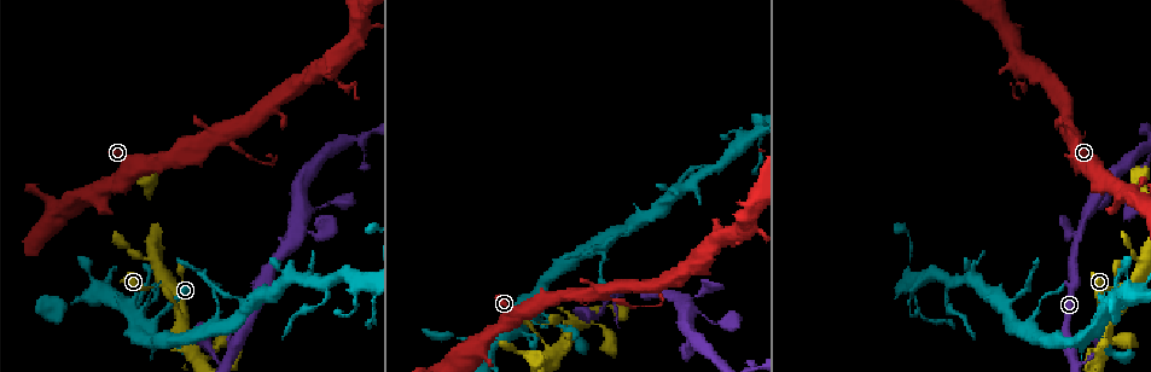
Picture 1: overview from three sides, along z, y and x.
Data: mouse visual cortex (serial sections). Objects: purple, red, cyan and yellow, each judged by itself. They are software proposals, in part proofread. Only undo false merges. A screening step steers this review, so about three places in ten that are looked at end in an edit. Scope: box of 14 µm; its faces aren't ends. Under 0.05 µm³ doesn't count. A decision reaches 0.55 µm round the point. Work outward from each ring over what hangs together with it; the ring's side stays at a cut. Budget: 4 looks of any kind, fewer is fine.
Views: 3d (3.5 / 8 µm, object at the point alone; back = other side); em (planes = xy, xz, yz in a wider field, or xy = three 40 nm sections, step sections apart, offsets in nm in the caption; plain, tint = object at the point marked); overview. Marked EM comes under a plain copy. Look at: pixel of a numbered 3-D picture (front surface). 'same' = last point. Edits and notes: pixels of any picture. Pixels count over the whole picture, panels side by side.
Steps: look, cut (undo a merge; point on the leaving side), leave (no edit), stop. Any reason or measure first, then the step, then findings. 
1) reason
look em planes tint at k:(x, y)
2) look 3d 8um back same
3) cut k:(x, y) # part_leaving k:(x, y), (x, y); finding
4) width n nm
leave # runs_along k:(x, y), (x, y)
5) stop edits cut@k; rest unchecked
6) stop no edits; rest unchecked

thin neck
look 3d 8um at 1:(632, 225)

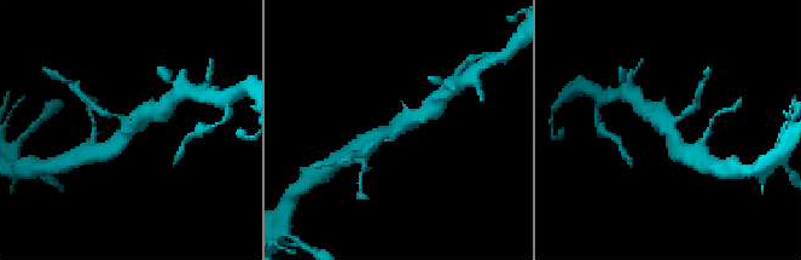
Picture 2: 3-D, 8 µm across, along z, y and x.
arms 3; arm_widths 150, 450, 450 nm; need the tissue
look em xy step 3 tint at 2:(400, 126)

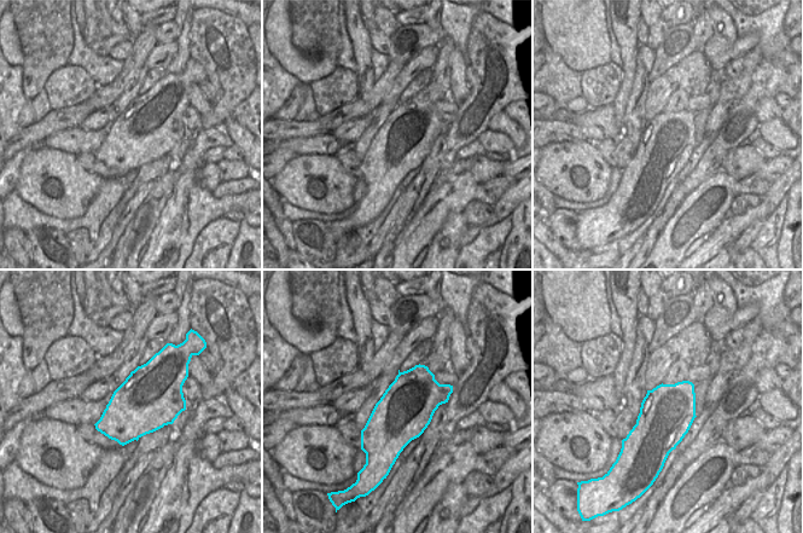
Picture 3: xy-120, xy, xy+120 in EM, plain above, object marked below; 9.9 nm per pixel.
leave # runs_along 2:(105, 151), (154, 111); continuous, no second cell

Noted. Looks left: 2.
side arm on a straight run
look 3d 3.5um at 1:(948, 281)

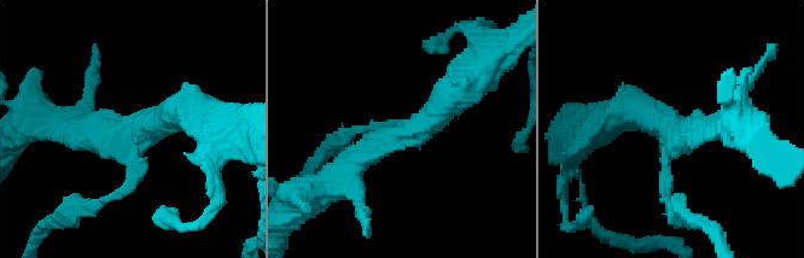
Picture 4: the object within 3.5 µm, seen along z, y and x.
arm_widths 150, 300, 400 nm
leave # runs_along 4:(336, 182), (459, 89); continuous, no second cell

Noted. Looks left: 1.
stop no edits; rest unchecked

